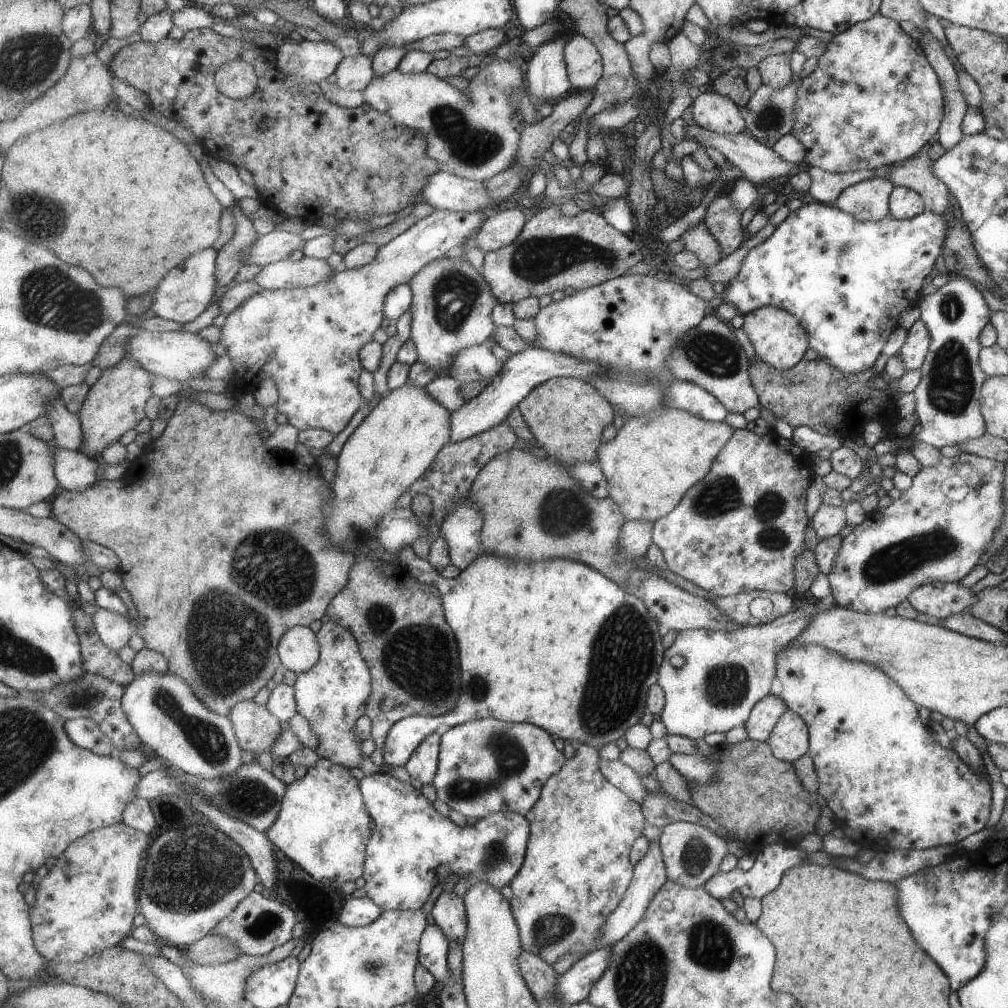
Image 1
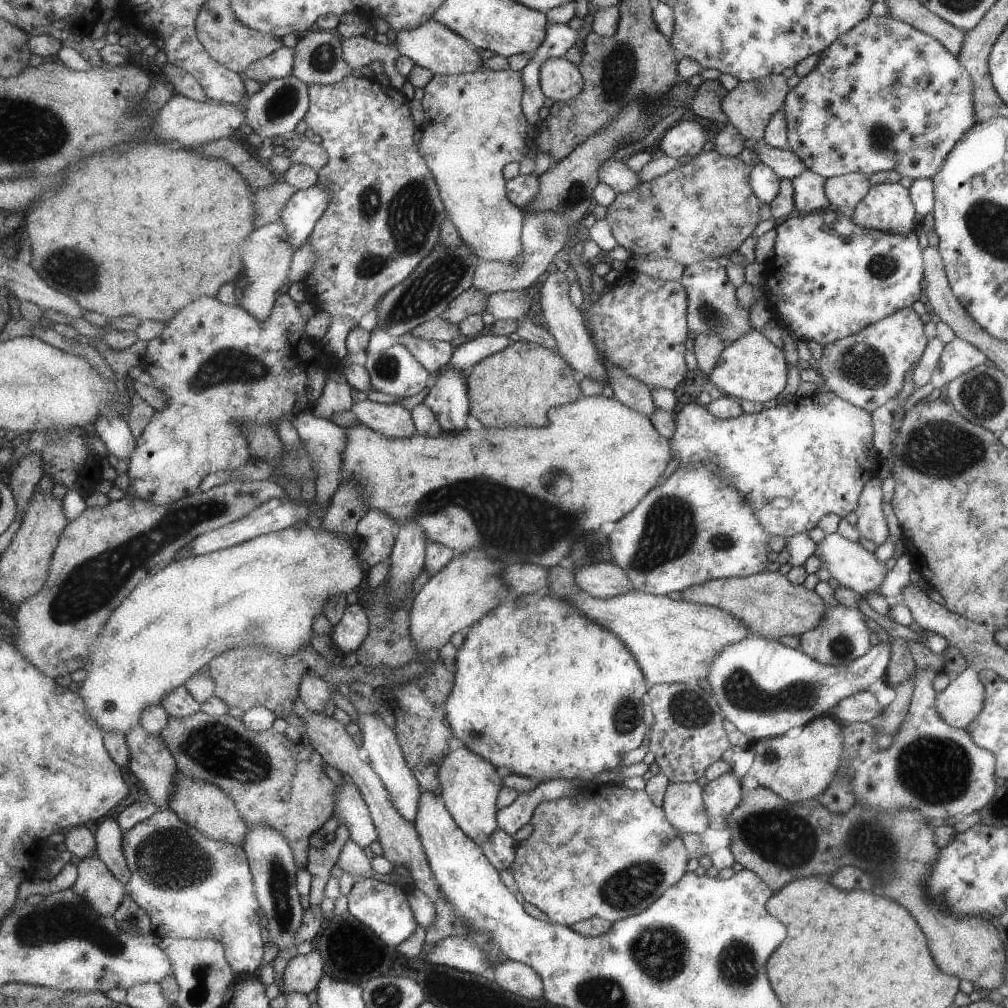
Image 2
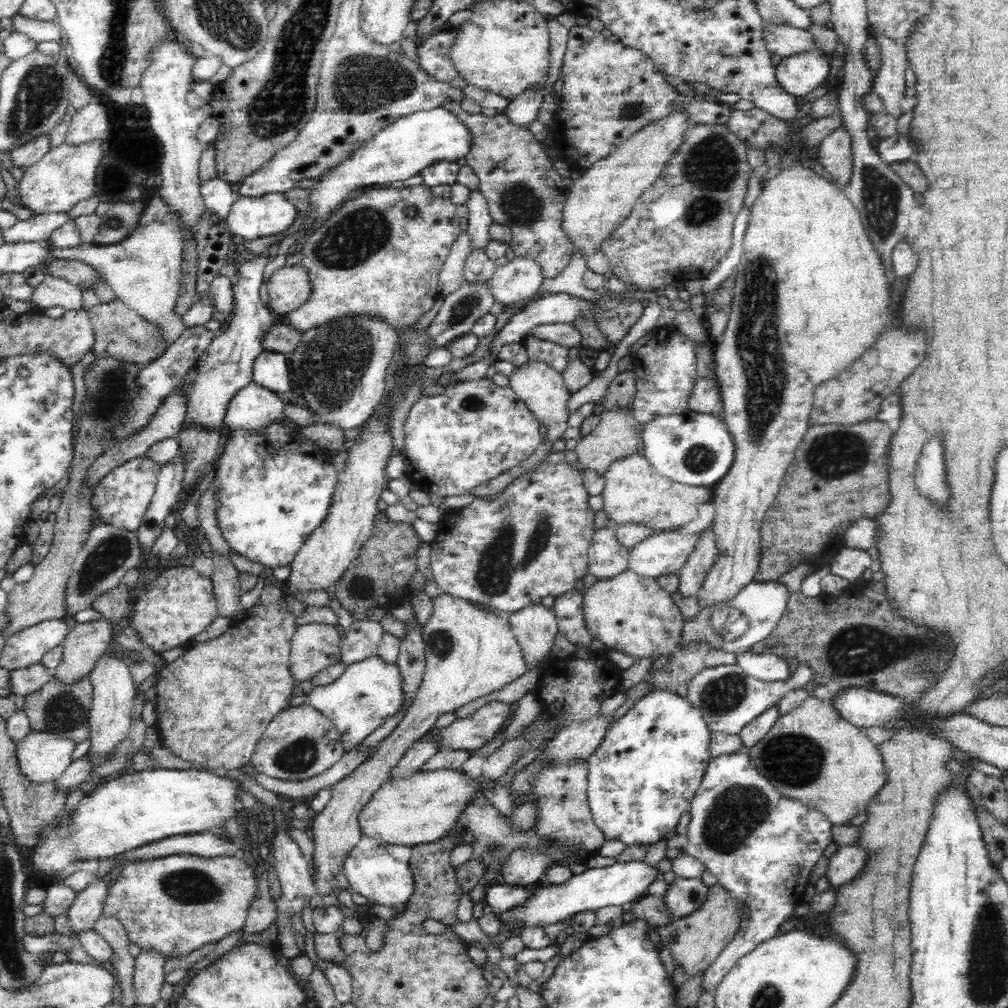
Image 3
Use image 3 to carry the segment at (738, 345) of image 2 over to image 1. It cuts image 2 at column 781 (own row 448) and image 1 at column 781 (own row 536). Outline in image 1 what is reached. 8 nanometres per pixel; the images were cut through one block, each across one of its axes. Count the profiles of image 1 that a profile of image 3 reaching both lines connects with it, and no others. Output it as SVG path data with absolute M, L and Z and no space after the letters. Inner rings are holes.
M763 306L745 314L743 330L755 348L755 356L777 370L789 370L791 366L797 366L797 362L801 362L805 352L809 350L809 338L801 328L801 322L793 314L777 306Z

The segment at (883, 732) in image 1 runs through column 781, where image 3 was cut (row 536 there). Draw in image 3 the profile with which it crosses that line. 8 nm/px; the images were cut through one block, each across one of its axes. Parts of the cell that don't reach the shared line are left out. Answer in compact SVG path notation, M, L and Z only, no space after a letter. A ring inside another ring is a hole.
M680 532L652 534L630 550L628 570L654 580L666 574L678 574L698 546L698 540L700 534L690 534L688 538Z

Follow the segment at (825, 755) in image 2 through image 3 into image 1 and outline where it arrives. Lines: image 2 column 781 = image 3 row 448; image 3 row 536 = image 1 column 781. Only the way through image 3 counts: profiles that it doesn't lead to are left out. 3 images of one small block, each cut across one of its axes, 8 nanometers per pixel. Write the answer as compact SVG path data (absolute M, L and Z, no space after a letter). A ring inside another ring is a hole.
M785 710L765 742L777 760L793 764L797 758L809 752L809 726L799 714Z

